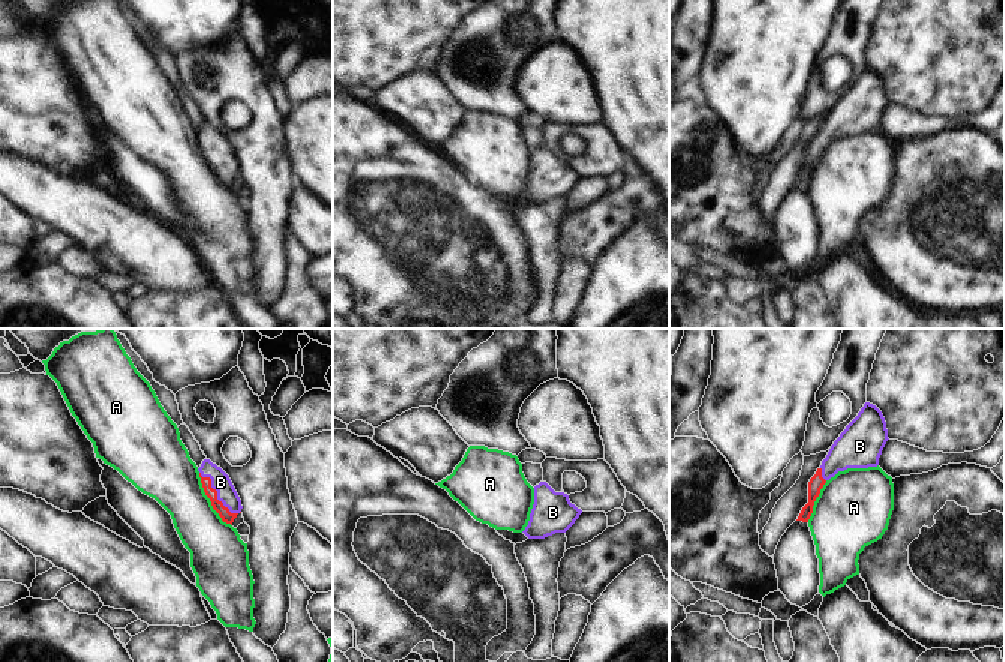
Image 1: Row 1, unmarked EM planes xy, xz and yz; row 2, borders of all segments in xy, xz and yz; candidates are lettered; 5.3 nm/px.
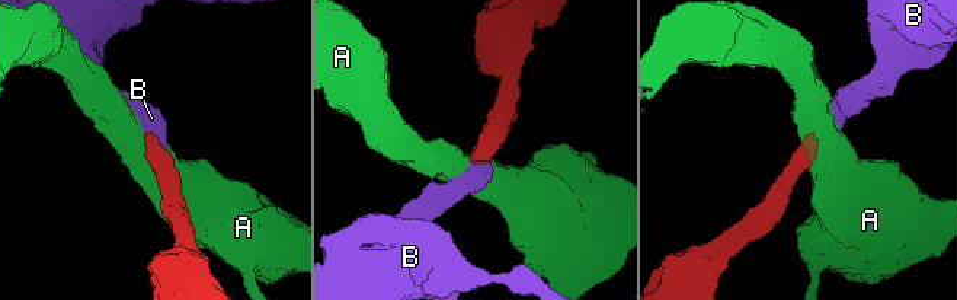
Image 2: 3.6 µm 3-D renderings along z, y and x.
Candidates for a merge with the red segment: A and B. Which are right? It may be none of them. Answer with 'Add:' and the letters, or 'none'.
Add: B

